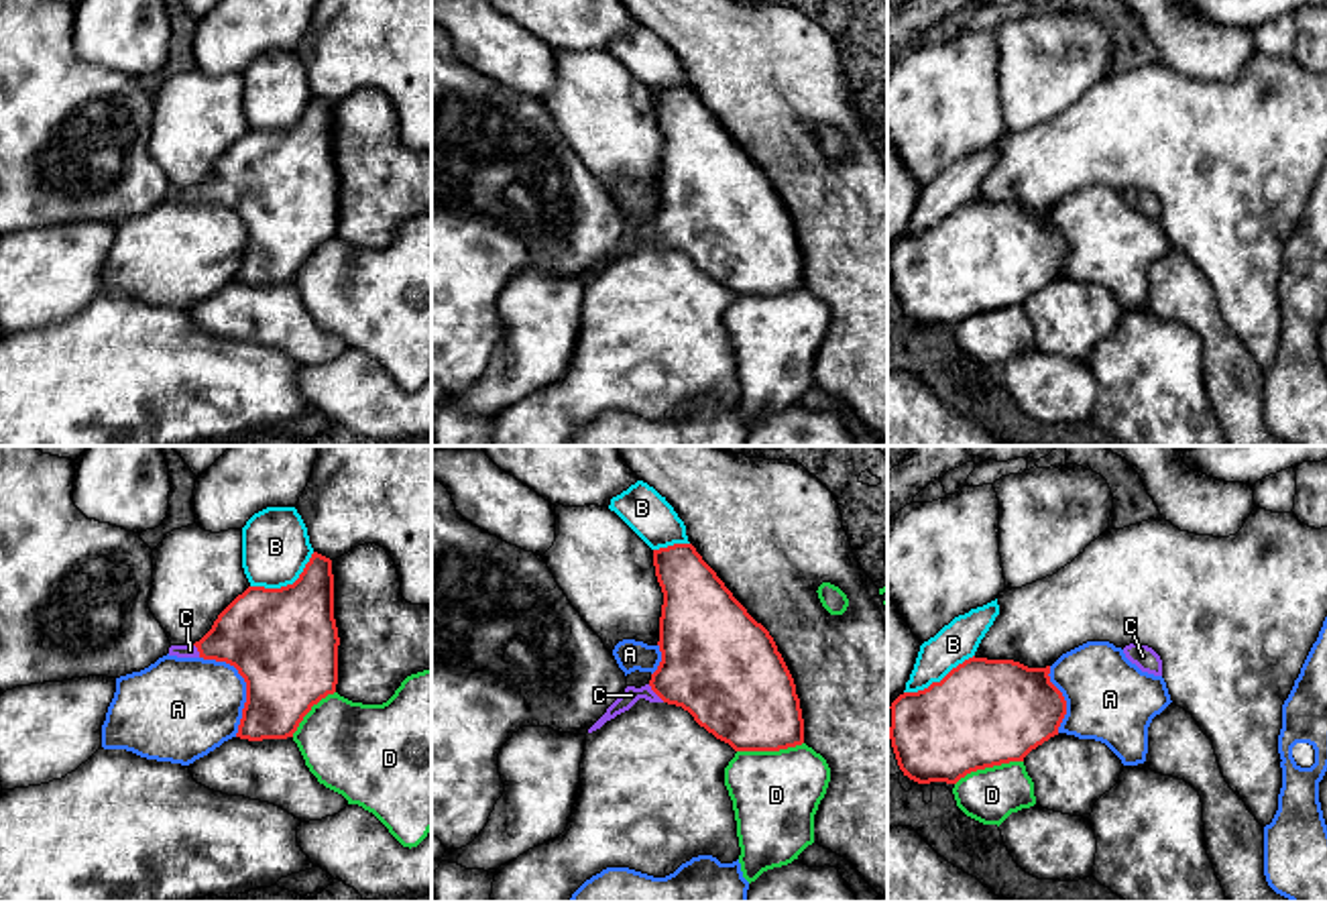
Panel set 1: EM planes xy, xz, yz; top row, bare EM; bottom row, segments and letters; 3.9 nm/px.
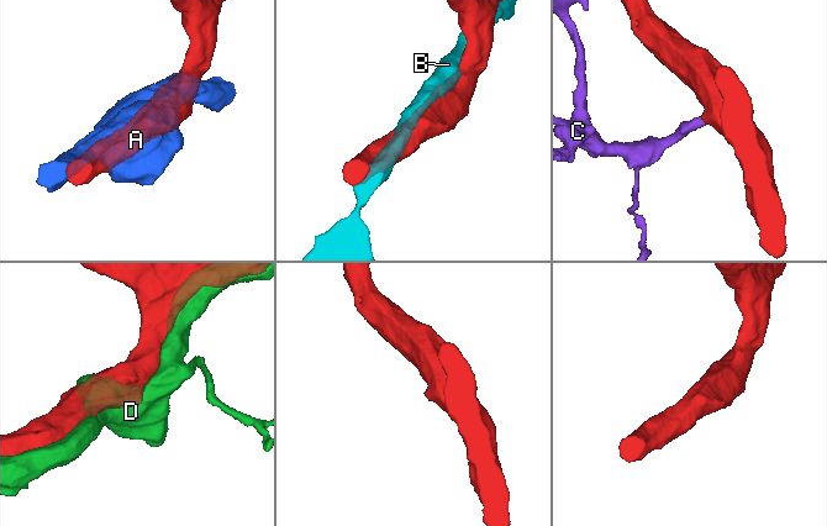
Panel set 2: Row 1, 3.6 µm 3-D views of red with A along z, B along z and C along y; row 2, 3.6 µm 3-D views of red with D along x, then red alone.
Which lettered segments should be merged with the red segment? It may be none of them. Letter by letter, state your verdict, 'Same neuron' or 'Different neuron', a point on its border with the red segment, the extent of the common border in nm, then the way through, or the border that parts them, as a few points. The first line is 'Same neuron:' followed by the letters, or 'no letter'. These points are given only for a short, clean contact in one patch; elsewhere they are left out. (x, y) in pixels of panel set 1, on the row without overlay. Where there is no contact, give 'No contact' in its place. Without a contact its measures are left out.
Same neuron: C
A: Different neuron. Touches red at xy (247, 229). Shared border 360 nm
B: Different neuron. Touches red at xy (287, 129). Shared border 300 nm
C: Same neuron. Touches red at xz (656, 237). Shared border 100 nm. Path across: xz (713, 210), (656, 237), (631, 239)
D: Different neuron. Touches red at yz (988, 310). Shared border 280 nm

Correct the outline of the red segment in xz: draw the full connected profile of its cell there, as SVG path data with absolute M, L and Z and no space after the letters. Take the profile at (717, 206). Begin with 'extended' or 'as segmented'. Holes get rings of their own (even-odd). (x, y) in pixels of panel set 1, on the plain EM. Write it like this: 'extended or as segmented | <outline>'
extended | M692 88L653 94L653 110L664 136L657 185L661 206L645 230L627 230L588 277L645 242L682 250L735 295L780 295L802 289L800 242L769 175L747 157Z

